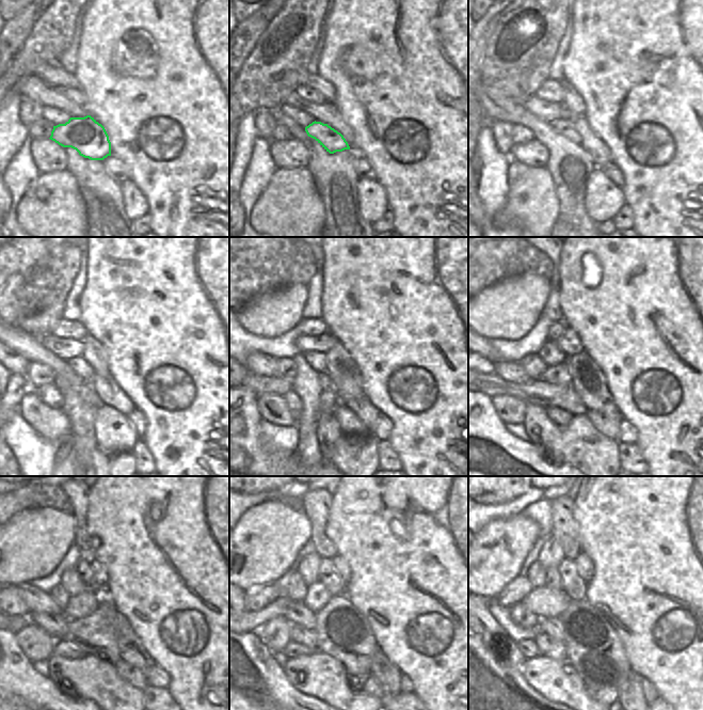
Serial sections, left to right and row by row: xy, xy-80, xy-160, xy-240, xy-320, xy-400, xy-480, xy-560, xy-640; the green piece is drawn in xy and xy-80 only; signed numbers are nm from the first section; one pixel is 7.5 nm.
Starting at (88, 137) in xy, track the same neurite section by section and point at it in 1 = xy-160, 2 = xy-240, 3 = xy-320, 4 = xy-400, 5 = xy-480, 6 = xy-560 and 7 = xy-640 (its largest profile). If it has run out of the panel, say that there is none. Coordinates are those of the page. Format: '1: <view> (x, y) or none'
1: xy-160 (562, 126)
2: xy-240 (79, 365)
3: xy-320 (317, 361)
4: xy-400 (549, 352)
5: xy-480 (72, 581)
6: xy-560 (308, 567)
7: xy-640 (550, 555)

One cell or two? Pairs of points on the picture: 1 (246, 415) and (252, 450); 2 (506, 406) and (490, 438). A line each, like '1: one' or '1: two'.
1: one
2: two

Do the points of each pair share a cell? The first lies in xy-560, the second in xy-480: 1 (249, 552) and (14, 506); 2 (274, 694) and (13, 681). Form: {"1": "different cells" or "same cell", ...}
{"1": "different cells", "2": "same cell"}

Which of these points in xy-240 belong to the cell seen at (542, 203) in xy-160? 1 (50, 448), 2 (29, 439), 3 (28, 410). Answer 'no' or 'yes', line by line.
1: no
2: no
3: yes

